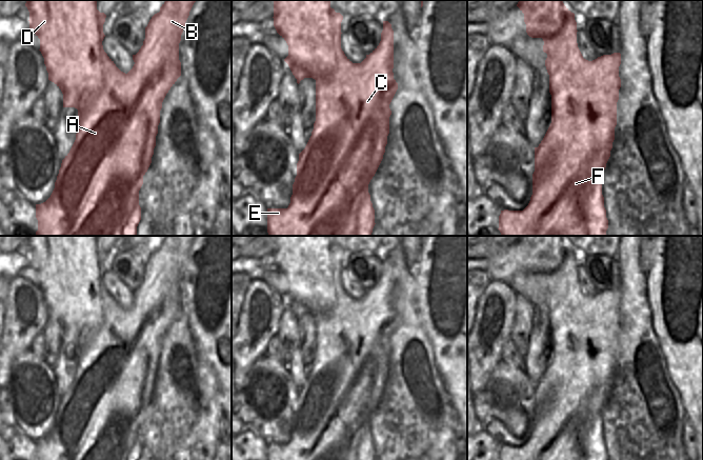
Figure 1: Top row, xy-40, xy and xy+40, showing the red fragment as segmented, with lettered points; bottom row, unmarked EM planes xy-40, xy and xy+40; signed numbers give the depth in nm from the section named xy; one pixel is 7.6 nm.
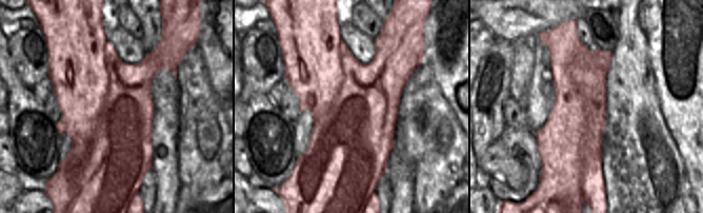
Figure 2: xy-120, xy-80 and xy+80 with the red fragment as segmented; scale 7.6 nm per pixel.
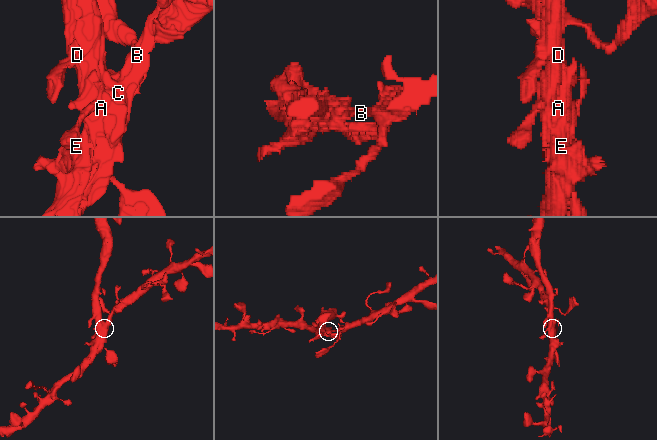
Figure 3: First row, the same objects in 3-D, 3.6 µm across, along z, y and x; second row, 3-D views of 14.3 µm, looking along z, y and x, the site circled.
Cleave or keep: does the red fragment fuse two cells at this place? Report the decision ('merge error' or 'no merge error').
merge error

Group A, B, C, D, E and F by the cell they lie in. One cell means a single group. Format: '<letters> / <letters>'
A B C E F / D

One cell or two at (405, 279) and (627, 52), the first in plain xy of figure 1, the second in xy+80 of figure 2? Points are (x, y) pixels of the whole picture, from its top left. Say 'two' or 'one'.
one

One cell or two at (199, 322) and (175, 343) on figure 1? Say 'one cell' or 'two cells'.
two cells

